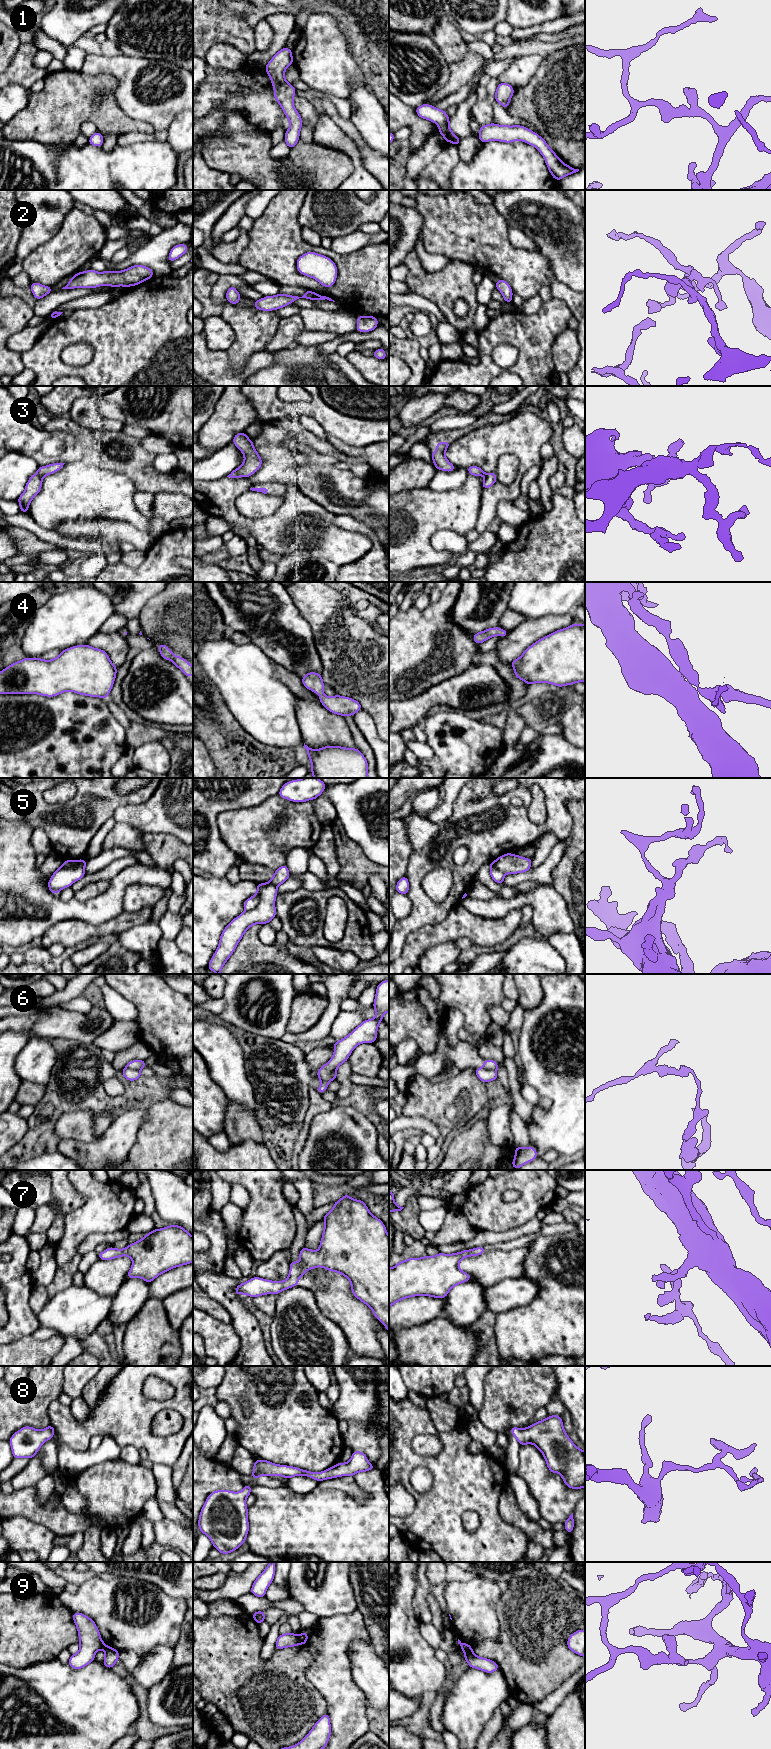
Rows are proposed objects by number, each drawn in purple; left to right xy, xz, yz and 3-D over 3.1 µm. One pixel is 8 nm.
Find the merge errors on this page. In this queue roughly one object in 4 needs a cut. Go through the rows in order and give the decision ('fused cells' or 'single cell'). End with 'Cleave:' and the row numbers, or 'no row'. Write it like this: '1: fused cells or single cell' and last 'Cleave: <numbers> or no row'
1: single cell
2: single cell
3: single cell
4: single cell
5: fused cells
6: fused cells
7: single cell
8: single cell
9: fused cells
Cleave: 5, 6, 9

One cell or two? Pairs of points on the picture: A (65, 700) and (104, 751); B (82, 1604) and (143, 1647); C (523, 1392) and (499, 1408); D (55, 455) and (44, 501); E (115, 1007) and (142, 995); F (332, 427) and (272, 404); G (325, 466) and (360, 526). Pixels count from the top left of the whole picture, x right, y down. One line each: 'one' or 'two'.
A: one
B: one
C: one
D: two
E: two
F: one
G: two

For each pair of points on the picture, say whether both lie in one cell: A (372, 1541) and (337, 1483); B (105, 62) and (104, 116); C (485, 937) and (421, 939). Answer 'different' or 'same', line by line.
A: different
B: different
C: same

